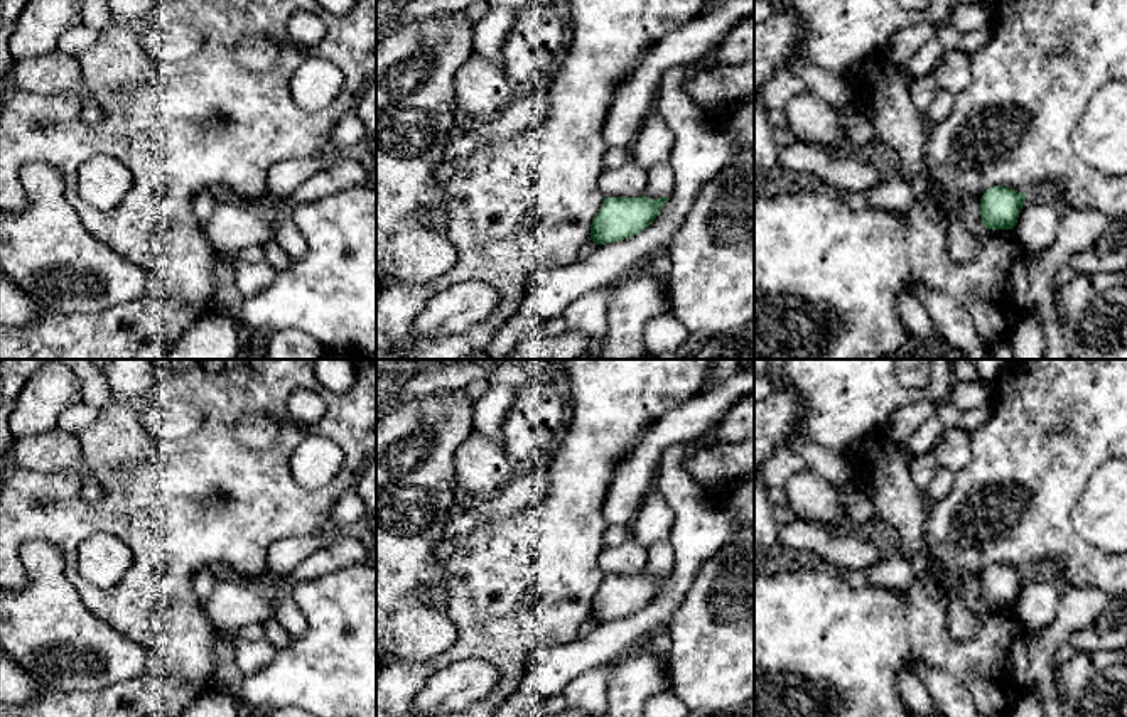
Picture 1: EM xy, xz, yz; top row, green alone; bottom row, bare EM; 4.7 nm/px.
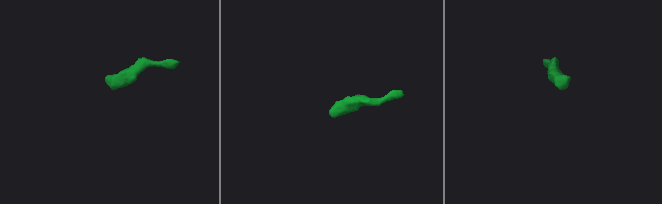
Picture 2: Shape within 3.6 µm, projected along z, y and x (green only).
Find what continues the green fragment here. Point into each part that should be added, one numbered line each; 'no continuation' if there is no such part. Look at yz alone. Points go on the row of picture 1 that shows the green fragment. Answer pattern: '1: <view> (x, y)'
no continuation

